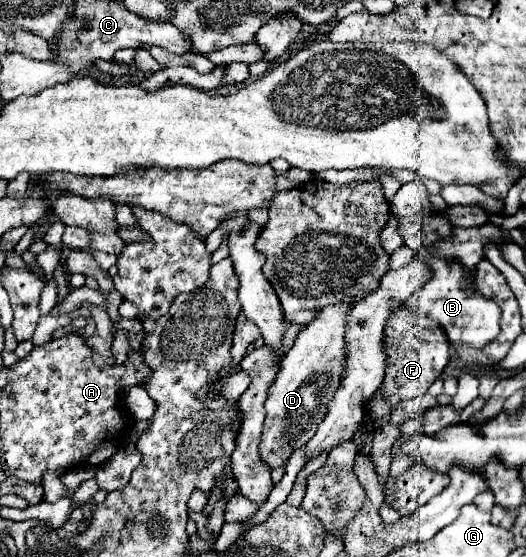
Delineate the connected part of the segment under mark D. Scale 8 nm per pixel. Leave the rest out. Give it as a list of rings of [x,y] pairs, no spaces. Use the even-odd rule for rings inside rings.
[[[338,303],[322,309],[312,323],[308,323],[280,361],[280,371],[268,389],[266,399],[266,421],[260,441],[260,457],[270,465],[278,467],[286,463],[296,447],[302,447],[316,433],[318,423],[324,419],[328,403],[342,381],[344,357],[348,357],[348,345],[344,333],[348,327],[348,311],[354,303]]]

